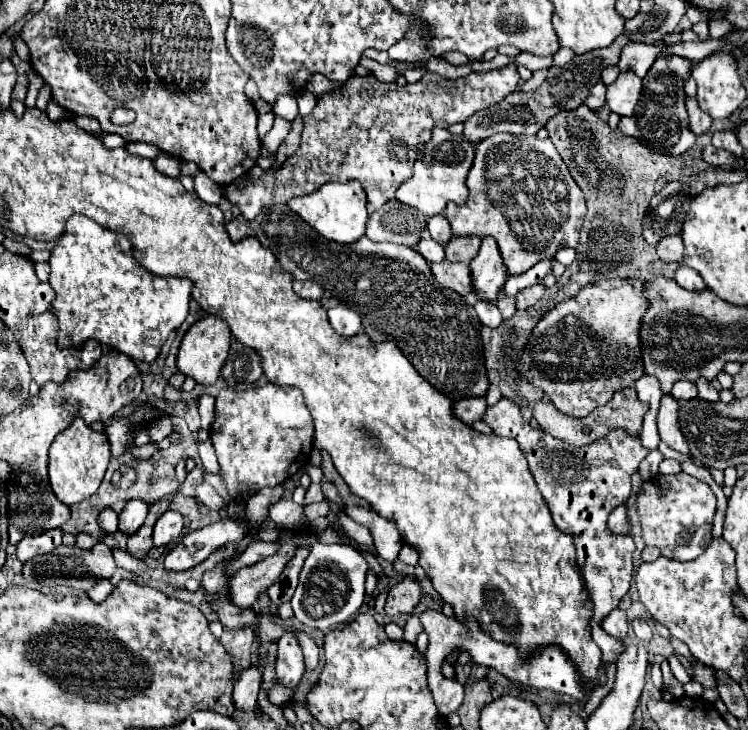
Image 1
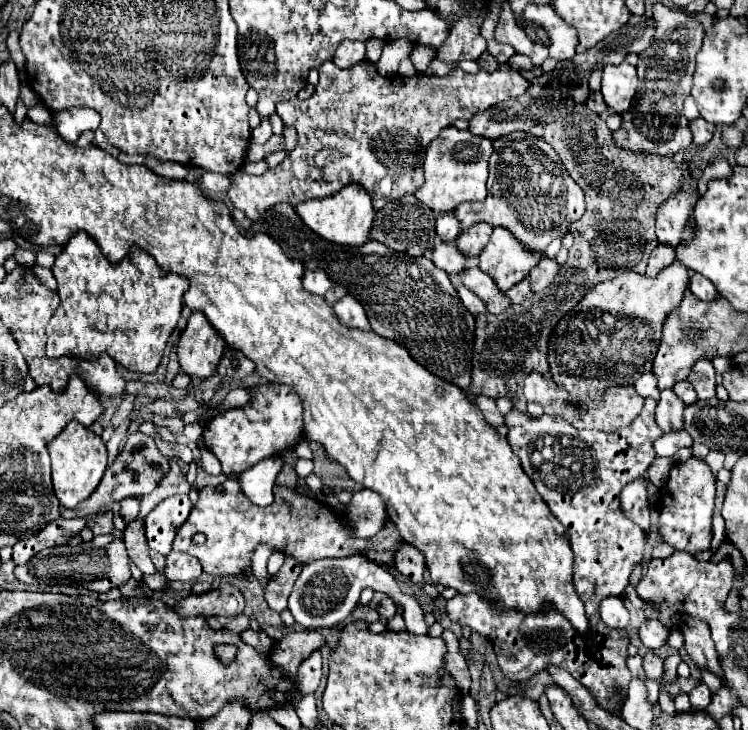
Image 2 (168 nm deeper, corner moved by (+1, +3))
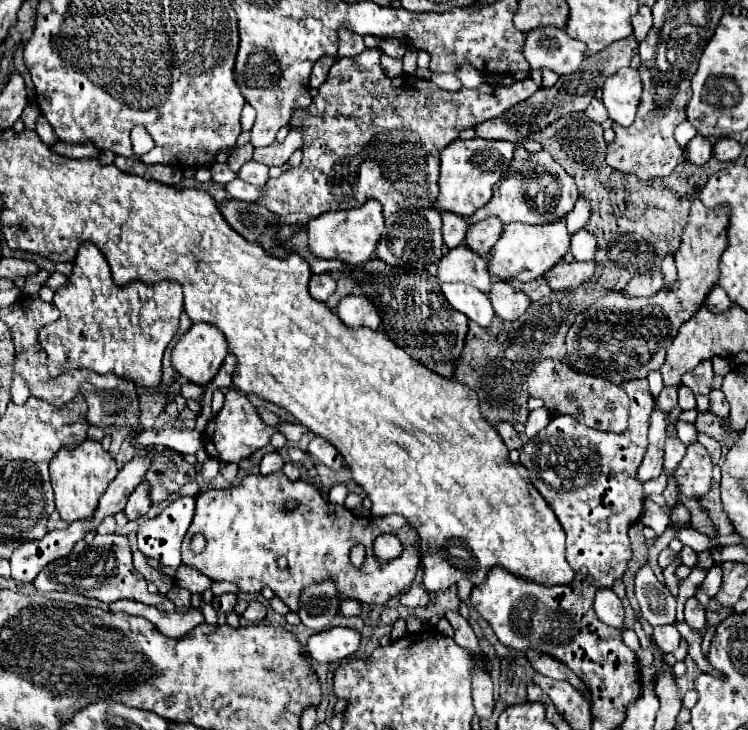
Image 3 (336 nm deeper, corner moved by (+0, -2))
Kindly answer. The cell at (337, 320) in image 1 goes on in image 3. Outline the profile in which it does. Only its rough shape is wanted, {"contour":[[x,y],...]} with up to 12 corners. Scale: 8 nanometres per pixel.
{"contour":[[347,295],[337,317],[347,327],[377,329],[379,313],[365,295]]}

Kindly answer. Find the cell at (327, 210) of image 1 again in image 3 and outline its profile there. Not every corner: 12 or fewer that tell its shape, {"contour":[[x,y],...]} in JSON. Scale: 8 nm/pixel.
{"contour":[[381,203],[309,221],[315,257],[363,265],[385,221]]}

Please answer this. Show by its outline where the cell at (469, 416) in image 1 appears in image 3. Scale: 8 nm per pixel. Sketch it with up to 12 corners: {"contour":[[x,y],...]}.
{"contour":[[511,423],[497,427],[509,451],[523,447],[519,433]]}

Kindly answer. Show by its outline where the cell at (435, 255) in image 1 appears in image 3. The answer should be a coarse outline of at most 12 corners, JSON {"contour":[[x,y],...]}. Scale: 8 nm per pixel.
{"contour":[[455,247],[439,261],[441,283],[491,291],[487,259]]}

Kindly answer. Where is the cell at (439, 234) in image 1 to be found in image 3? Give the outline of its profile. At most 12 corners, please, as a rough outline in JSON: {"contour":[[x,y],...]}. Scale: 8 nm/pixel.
{"contour":[[443,211],[443,241],[457,247],[465,239],[467,223]]}

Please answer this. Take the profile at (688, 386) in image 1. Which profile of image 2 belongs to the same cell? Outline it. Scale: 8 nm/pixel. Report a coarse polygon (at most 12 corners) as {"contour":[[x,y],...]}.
{"contour":[[688,380],[674,384],[672,390],[684,404],[696,402],[696,392]]}

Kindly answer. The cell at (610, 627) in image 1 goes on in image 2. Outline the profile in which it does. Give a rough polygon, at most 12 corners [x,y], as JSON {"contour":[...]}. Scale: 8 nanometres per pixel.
{"contour":[[604,598],[600,618],[610,628],[628,626],[622,598]]}

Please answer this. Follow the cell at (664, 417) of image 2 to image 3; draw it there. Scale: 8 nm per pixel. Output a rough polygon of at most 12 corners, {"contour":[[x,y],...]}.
{"contour":[[663,387],[657,403],[665,413],[677,405],[679,387]]}

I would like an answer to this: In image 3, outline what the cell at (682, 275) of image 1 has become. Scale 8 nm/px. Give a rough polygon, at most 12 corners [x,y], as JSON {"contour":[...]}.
{"contour":[[713,287],[705,307],[711,313],[723,313],[731,307],[723,287]]}

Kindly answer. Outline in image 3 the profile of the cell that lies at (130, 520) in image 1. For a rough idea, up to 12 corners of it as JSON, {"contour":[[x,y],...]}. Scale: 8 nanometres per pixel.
{"contour":[[147,483],[131,493],[125,515],[139,519],[151,507]]}

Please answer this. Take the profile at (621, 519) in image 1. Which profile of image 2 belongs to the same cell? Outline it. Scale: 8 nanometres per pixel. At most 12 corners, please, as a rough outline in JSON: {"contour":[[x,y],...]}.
{"contour":[[644,478],[622,490],[620,506],[644,532],[650,512]]}

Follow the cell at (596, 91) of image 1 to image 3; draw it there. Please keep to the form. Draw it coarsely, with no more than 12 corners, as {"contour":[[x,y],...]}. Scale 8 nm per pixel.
{"contour":[[591,99],[585,109],[591,121],[605,123],[607,109],[599,99]]}

